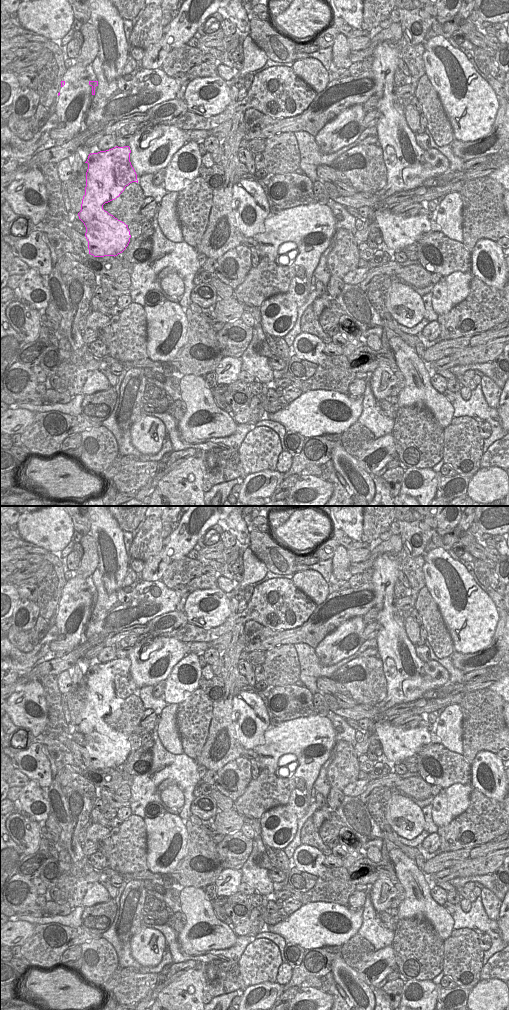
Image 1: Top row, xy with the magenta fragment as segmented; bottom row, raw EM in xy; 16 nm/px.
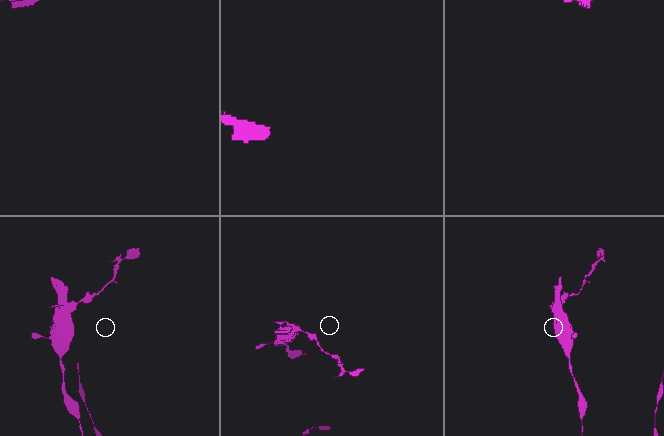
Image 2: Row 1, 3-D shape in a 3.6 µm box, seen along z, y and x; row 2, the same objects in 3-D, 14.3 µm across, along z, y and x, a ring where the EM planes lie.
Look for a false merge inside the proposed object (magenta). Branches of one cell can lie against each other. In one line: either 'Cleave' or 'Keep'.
Cleave.

